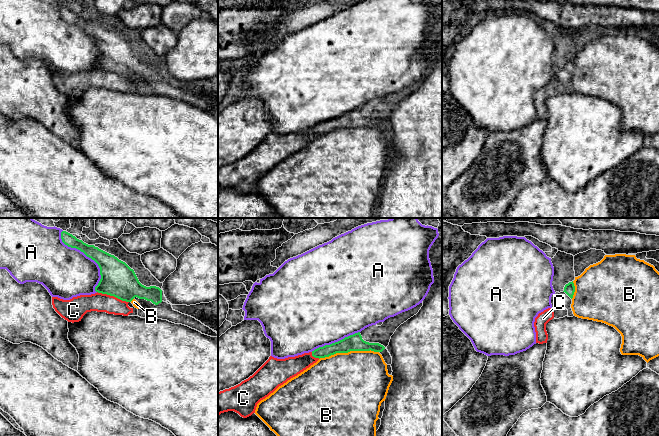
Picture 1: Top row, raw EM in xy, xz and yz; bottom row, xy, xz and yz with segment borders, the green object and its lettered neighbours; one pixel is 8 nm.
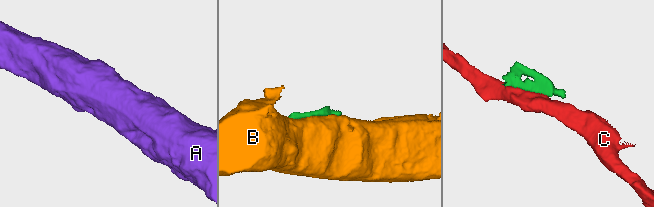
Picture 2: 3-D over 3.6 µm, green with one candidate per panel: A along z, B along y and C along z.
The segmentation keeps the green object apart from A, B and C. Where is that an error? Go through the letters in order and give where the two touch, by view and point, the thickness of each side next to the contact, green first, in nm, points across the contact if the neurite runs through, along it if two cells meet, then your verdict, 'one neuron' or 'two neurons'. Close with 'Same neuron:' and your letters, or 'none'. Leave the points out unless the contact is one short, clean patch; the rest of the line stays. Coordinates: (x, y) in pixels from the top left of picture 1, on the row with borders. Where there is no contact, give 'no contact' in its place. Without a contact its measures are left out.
A: contact xy (88, 256); calibres 220 and 400 nm; two neurons
B: contact xz (348, 351); calibres 130 and 480 nm; two neurons
C: contact xy (113, 295); calibres 280 and 150 nm; two neurons
Same neuron: none

